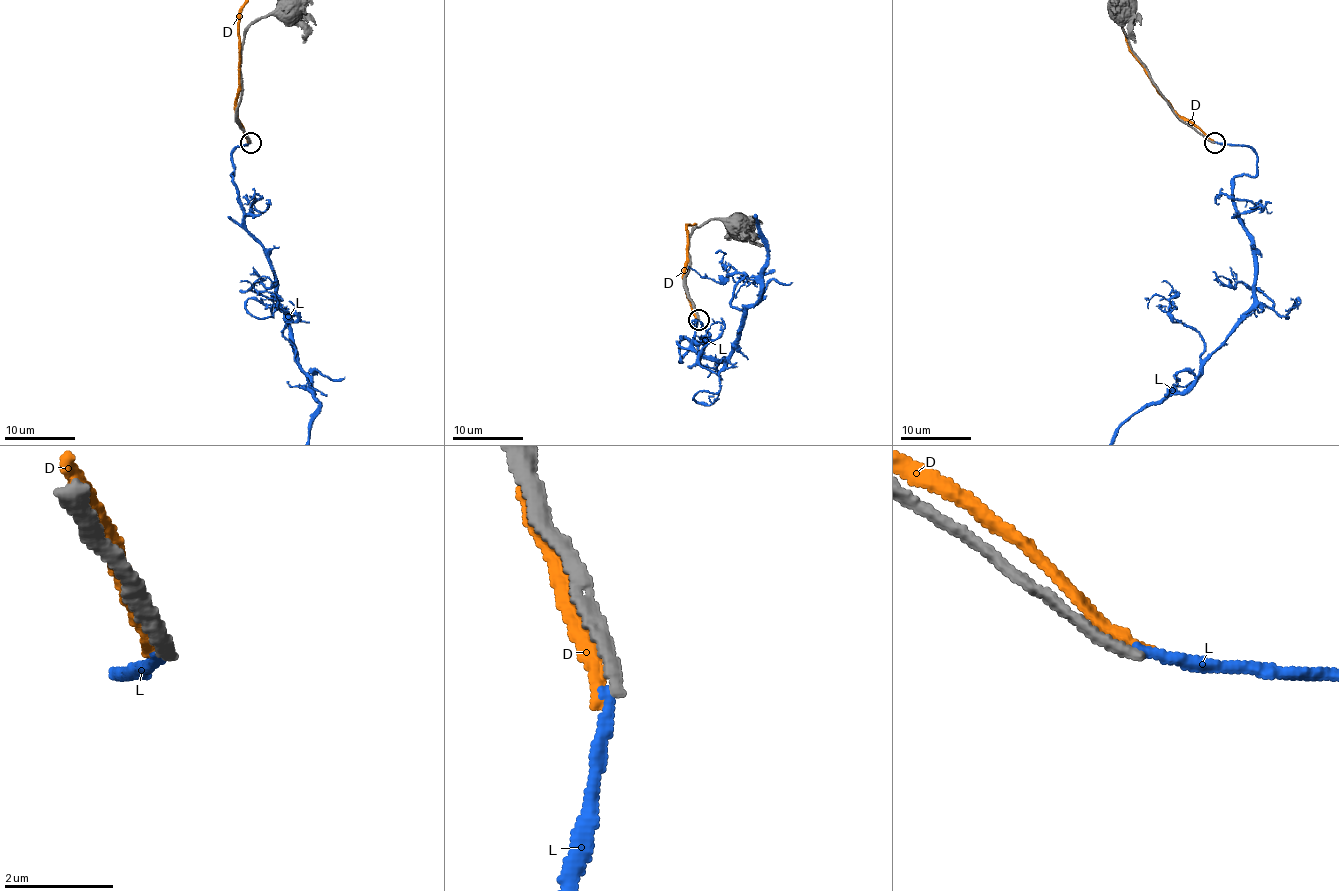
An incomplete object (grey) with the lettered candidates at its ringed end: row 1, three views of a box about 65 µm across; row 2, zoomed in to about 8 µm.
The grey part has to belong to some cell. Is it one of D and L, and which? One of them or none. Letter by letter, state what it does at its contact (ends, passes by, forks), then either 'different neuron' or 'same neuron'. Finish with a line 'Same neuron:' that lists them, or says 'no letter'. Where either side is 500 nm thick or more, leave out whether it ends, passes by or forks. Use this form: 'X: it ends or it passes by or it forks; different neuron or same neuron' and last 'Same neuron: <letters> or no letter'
D: it ends; different neuron
L: it ends; different neuron
Same neuron: no letter

